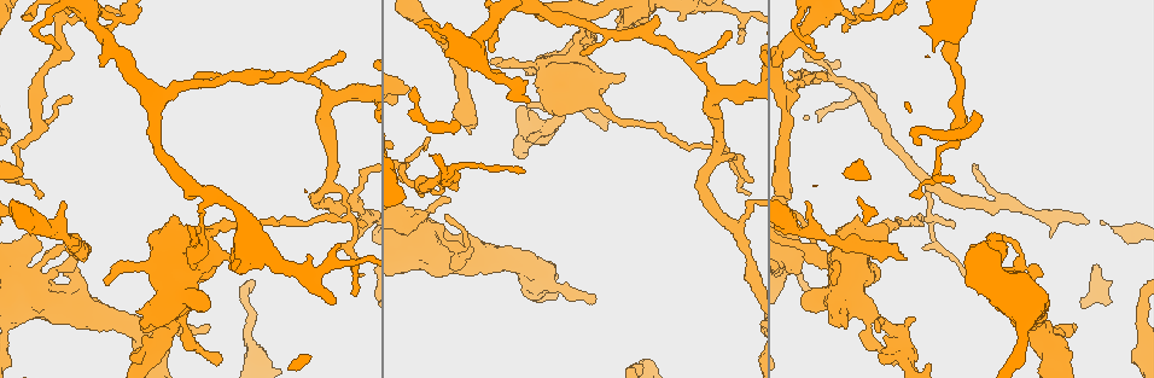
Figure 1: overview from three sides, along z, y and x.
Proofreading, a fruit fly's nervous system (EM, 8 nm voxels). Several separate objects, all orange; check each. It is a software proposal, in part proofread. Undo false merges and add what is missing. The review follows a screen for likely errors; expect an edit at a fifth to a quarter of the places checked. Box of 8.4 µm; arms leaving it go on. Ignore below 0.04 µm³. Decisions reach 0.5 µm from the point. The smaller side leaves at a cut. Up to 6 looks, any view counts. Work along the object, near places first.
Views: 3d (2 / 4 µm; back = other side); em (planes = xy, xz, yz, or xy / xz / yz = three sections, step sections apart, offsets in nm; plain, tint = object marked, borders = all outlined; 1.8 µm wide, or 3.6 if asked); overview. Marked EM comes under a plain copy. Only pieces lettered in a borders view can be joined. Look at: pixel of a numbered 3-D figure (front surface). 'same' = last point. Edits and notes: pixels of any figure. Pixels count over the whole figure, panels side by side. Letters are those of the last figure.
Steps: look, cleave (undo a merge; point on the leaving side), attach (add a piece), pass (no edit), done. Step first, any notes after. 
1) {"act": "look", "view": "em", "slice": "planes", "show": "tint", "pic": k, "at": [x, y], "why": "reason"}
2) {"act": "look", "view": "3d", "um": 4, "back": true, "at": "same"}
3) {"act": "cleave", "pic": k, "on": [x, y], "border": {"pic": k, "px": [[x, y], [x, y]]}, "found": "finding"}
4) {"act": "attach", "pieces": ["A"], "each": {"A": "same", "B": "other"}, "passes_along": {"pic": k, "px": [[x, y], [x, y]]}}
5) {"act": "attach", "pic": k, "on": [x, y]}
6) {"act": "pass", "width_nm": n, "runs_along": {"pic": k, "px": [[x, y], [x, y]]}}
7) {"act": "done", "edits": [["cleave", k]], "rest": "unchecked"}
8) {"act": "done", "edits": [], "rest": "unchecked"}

{"act": "look", "view": "3d", "um": 4, "pic": 1, "at": [192, 264], "why": "calibre changes"}

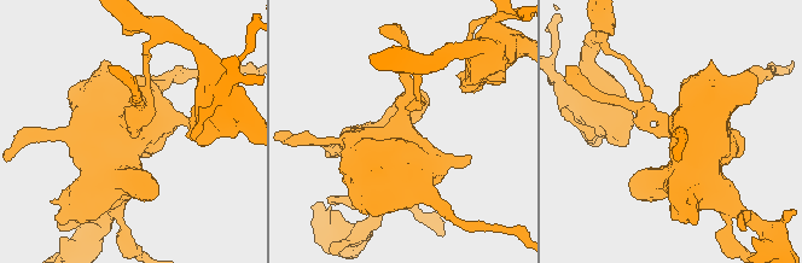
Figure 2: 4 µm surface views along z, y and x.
{"act": "look", "view": "em", "slice": "planes", "show": "borders", "pic": 2, "at": [407, 138]}

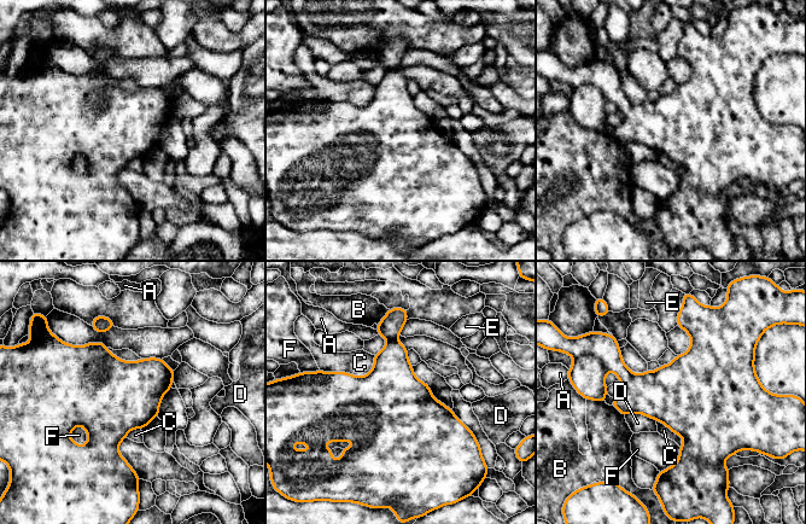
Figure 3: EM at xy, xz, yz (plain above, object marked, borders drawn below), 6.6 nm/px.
{"act": "cleave", "pic": 3, "on": [587, 374], "each": {"A": "other", "B": "other", "C": "other", "D": "other", "E": "other", "F": "other"}, "found": "a second cell is stuck on"}

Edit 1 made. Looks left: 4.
{"act": "look", "view": "overview", "why": "see it whole again"}

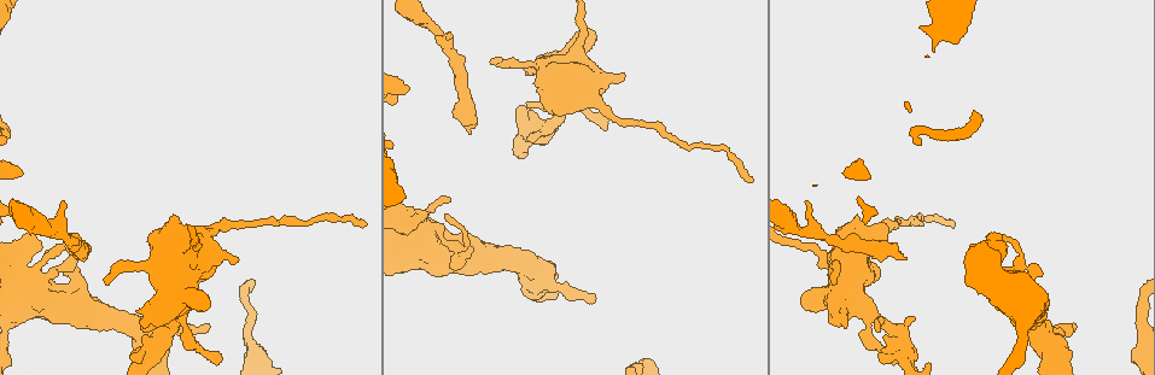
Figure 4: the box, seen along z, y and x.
{"act": "look", "view": "3d", "um": 2, "pic": 4, "at": [132, 353], "why": "an open end"}

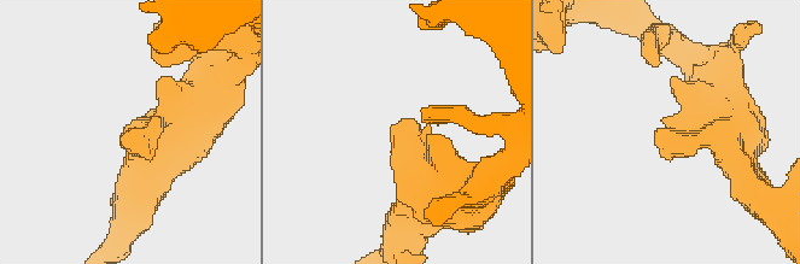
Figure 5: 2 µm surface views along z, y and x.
{"act": "look", "view": "em", "slice": "planes", "show": "borders", "pic": 5, "at": [660, 128], "why": "need the tissue"}

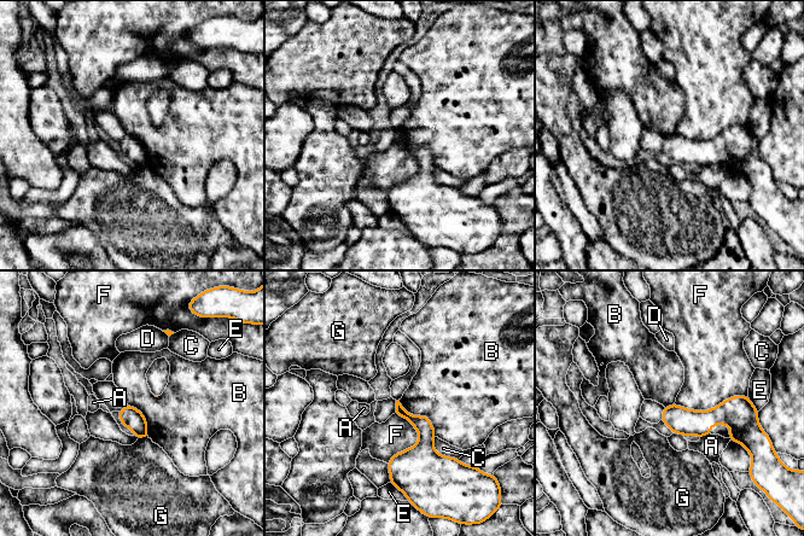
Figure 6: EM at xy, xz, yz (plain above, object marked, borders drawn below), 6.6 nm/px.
{"act": "pass", "longest_contact_nm": ["F", 500], "each": {"A": "other", "B": "other", "C": "other", "D": "other", "E": "other", "F": "other", "G": "other"}, "found": "none of them fits"}

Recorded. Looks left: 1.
{"act": "done", "edits": [["cleave", 3]], "rest": "unchecked"}

